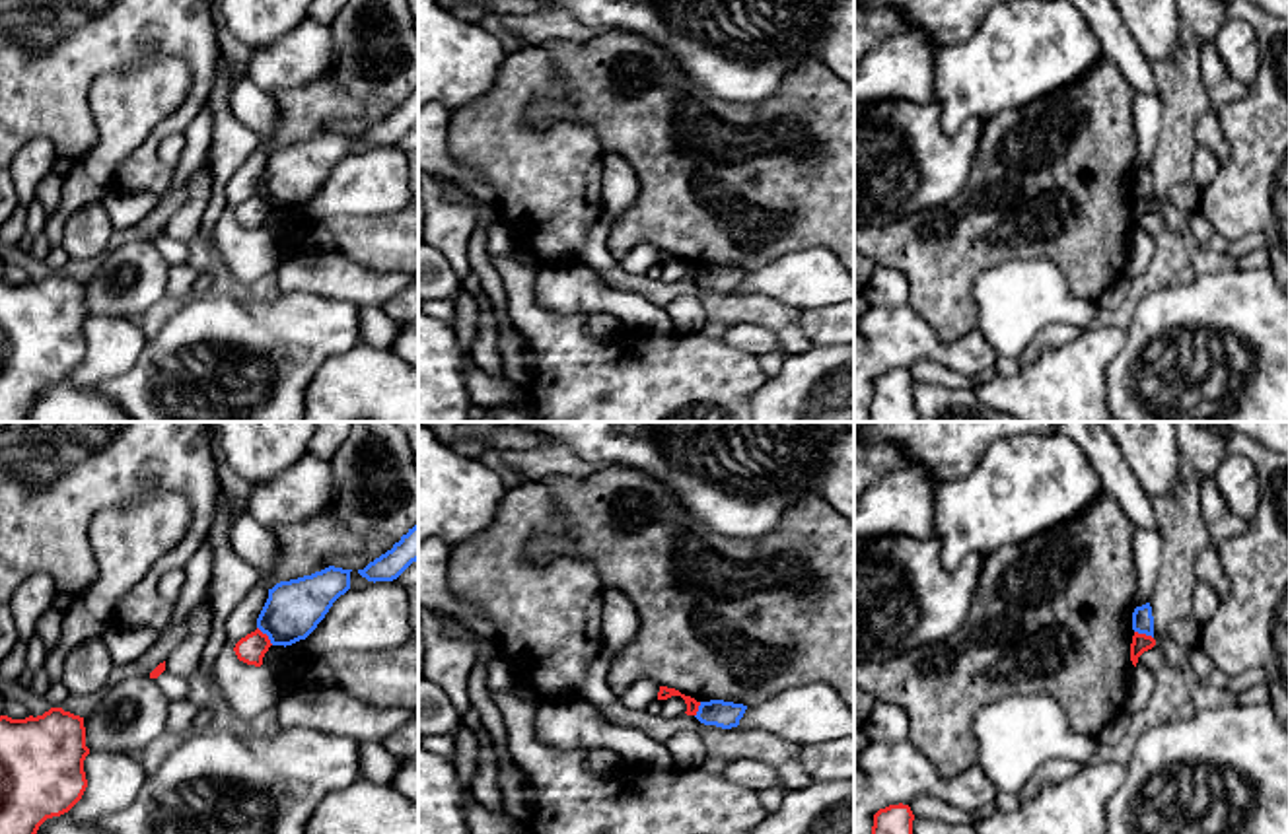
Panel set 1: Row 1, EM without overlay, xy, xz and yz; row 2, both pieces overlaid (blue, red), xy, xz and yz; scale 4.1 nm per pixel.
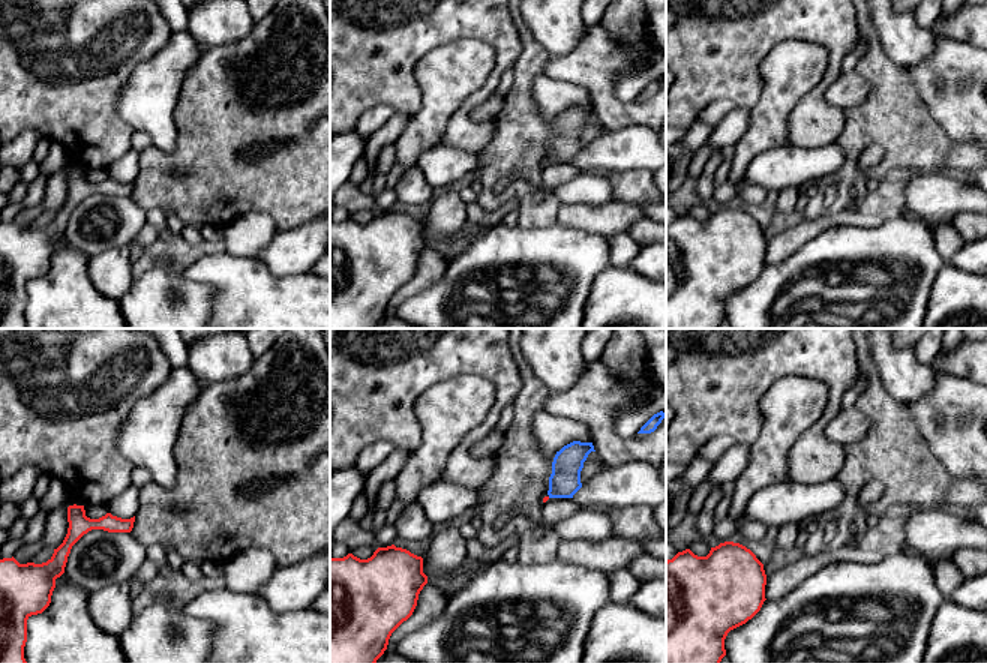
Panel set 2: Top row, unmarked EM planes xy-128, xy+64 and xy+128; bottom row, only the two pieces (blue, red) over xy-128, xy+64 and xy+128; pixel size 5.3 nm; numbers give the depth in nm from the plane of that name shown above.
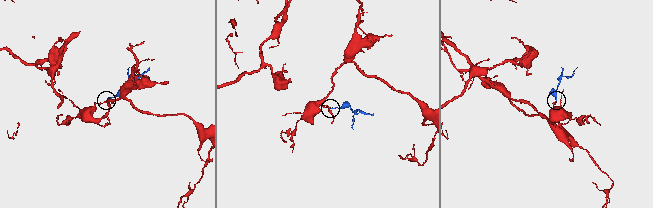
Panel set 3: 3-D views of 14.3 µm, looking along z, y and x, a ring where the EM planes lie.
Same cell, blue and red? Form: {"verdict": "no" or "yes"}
{"verdict": "no"}

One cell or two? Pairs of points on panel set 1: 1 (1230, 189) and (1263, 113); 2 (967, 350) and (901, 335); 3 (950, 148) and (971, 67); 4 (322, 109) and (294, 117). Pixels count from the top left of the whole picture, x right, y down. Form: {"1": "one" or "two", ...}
{"1": "one", "2": "one", "3": "two", "4": "one"}

